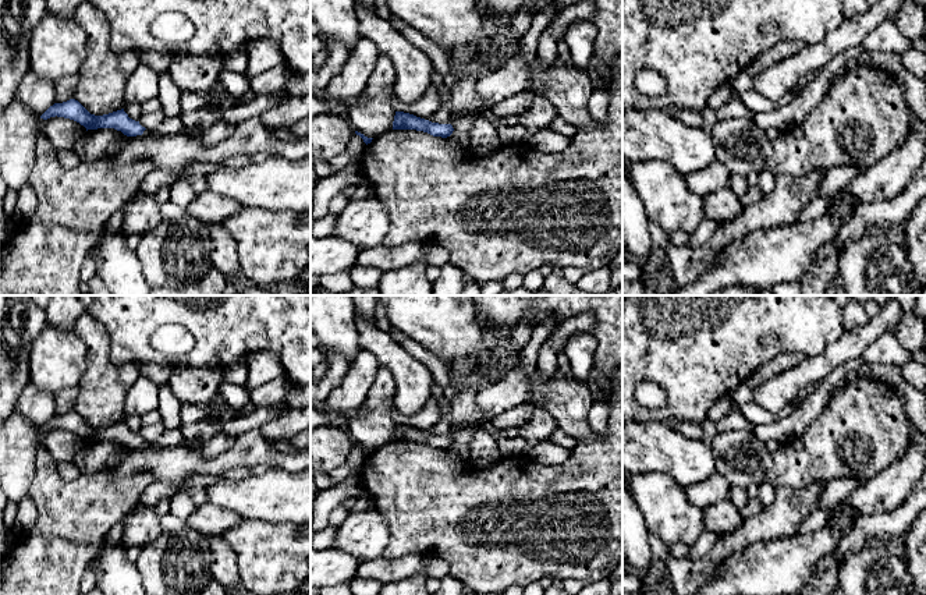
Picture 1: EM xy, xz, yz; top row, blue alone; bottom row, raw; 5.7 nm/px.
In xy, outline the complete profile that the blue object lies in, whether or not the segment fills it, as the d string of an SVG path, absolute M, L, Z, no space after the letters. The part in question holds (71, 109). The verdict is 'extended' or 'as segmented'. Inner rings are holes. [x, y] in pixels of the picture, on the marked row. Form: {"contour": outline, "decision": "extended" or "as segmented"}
{"contour": "M70 99L63 103L54 103L40 116L40 118L47 120L56 116L74 120L84 125L86 131L97 128L114 128L127 137L136 137L142 135L146 130L139 124L139 121L130 118L124 109L103 116L95 116L91 114L75 99Z", "decision": "as segmented"}

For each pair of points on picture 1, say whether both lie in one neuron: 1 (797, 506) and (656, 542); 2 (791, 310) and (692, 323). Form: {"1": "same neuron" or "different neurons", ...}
{"1": "same neuron", "2": "same neuron"}

